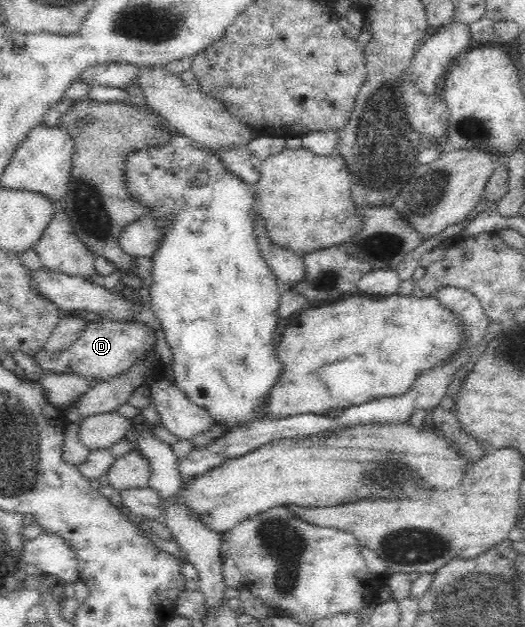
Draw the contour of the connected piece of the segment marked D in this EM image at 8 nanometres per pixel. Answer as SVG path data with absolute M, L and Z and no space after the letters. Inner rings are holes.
M100 319L89 321L83 333L67 349L49 352L43 346L30 357L41 371L77 373L89 381L93 378L106 380L125 371L145 352L155 350L155 341L155 331L141 322Z

